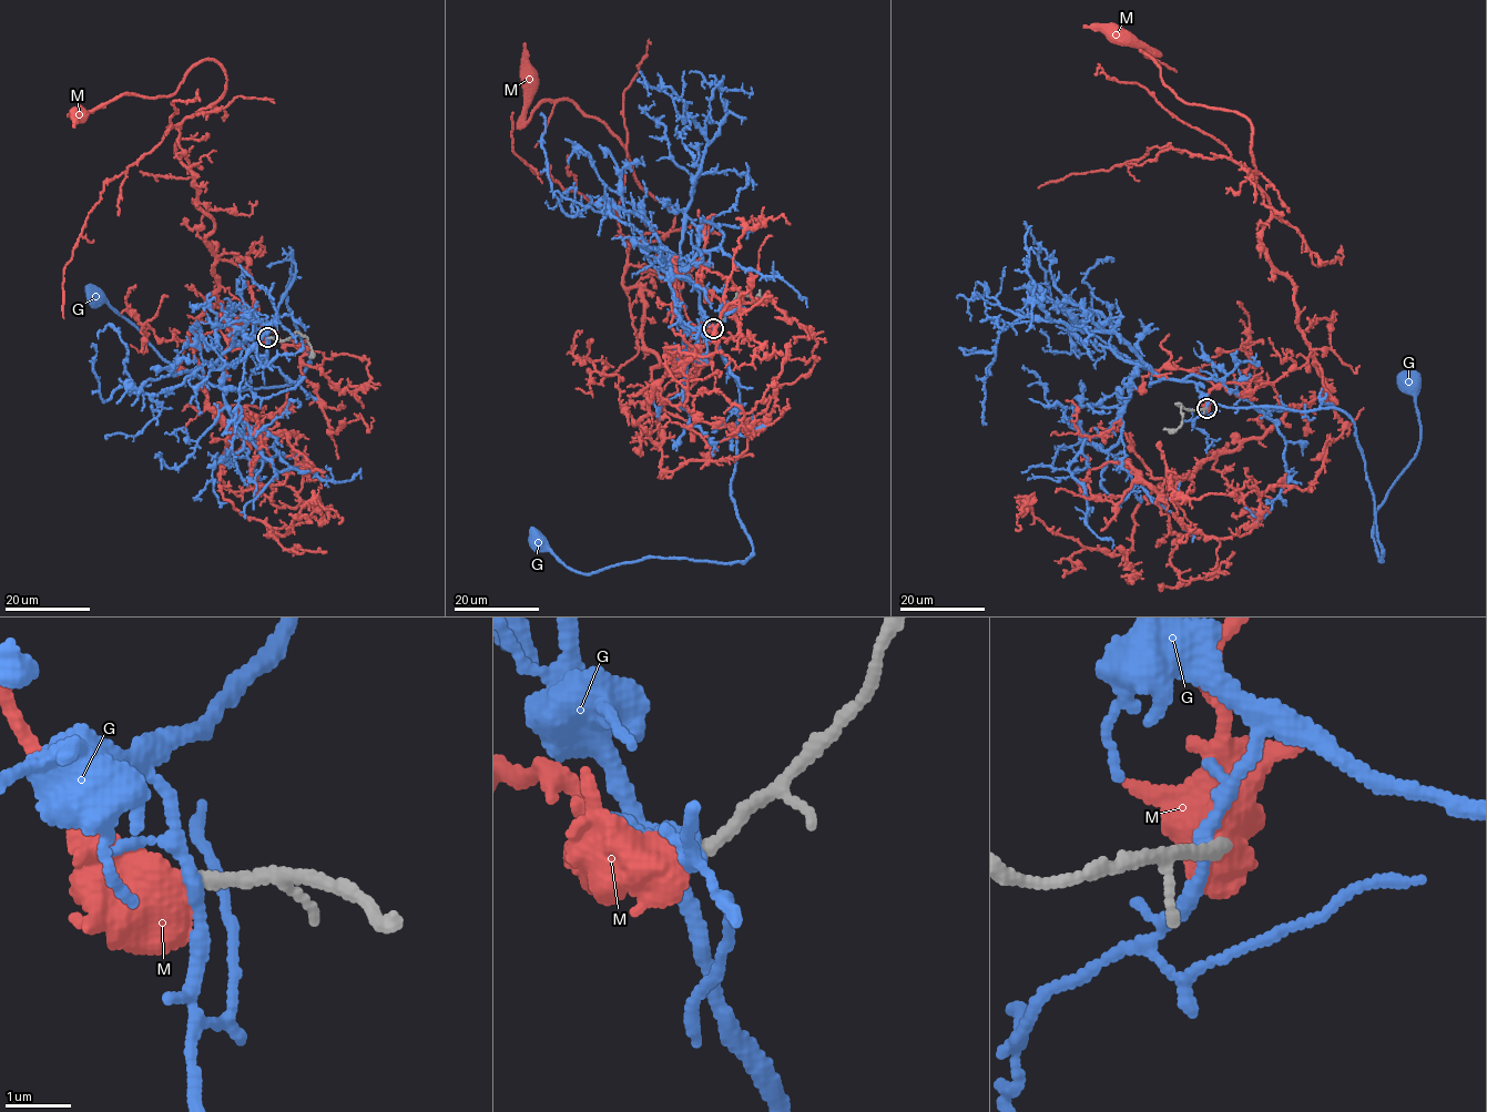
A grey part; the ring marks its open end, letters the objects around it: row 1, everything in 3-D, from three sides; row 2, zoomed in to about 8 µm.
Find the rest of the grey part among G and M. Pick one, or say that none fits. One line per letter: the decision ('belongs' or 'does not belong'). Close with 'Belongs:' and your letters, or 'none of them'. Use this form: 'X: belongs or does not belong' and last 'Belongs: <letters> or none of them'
G: does not belong
M: belongs
Belongs: M

